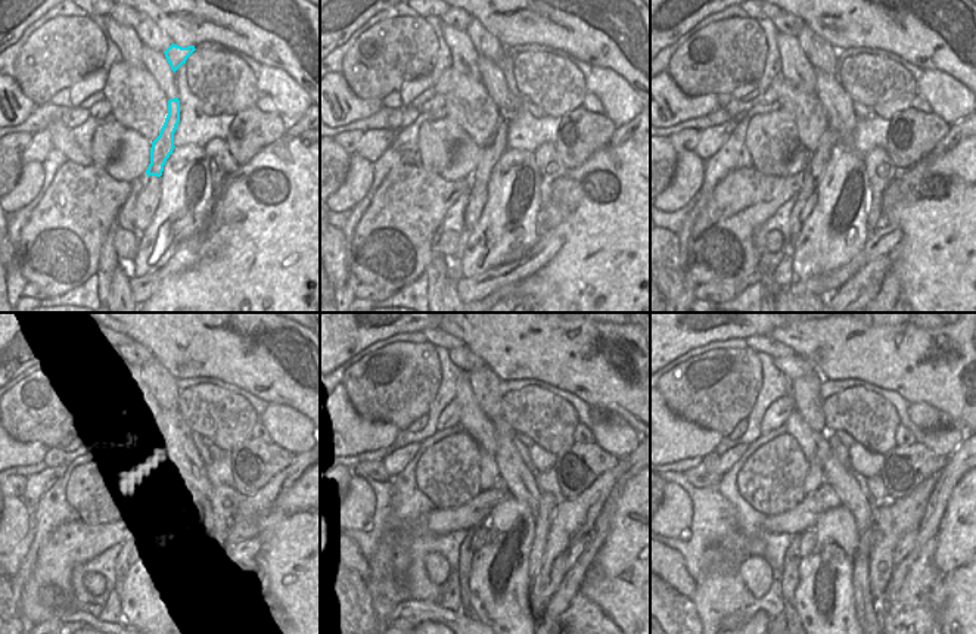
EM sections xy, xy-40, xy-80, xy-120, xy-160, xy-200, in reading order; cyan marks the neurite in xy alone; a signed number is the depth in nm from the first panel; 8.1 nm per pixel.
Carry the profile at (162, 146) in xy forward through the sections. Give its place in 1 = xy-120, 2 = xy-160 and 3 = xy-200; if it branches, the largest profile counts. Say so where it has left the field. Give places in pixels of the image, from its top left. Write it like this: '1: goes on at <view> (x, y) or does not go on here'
1: goes on at xy-120 (134, 553)
2: goes on at xy-160 (462, 575)
3: goes on at xy-200 (792, 558)

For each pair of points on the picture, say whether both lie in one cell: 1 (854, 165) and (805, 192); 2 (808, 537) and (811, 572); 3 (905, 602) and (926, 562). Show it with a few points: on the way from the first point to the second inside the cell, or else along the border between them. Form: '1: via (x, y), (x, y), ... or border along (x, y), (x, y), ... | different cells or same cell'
1: border along (817, 182), (814, 190) | different cells
2: border along (814, 527), (816, 544), (802, 558) | different cells
3: via (914, 591), (923, 572) | same cell

